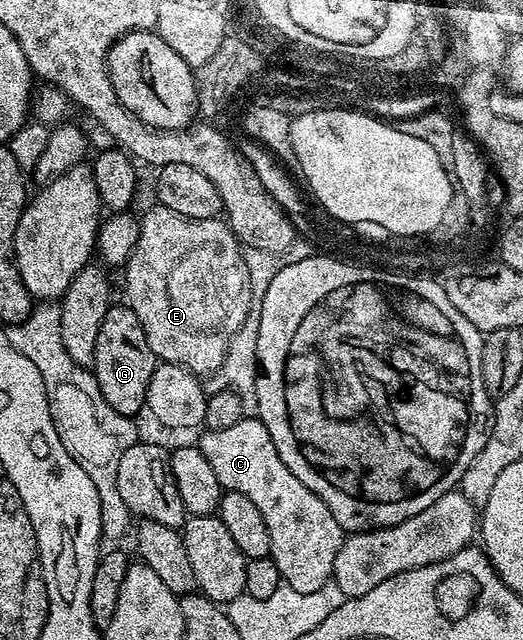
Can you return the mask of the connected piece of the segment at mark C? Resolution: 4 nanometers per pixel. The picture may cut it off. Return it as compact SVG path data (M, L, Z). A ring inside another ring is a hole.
M245 415L233 426L225 427L221 430L208 429L199 434L198 447L202 455L206 455L206 460L210 463L214 475L218 475L218 483L221 490L238 491L246 495L246 499L254 502L254 507L265 521L266 527L270 531L270 555L274 563L278 563L280 580L285 585L294 587L294 591L318 591L318 587L329 584L332 581L332 572L334 571L334 559L338 559L338 551L344 542L346 531L330 515L330 507L282 463L278 455L278 447L274 447L274 439L270 439L270 431L260 421L259 416Z

